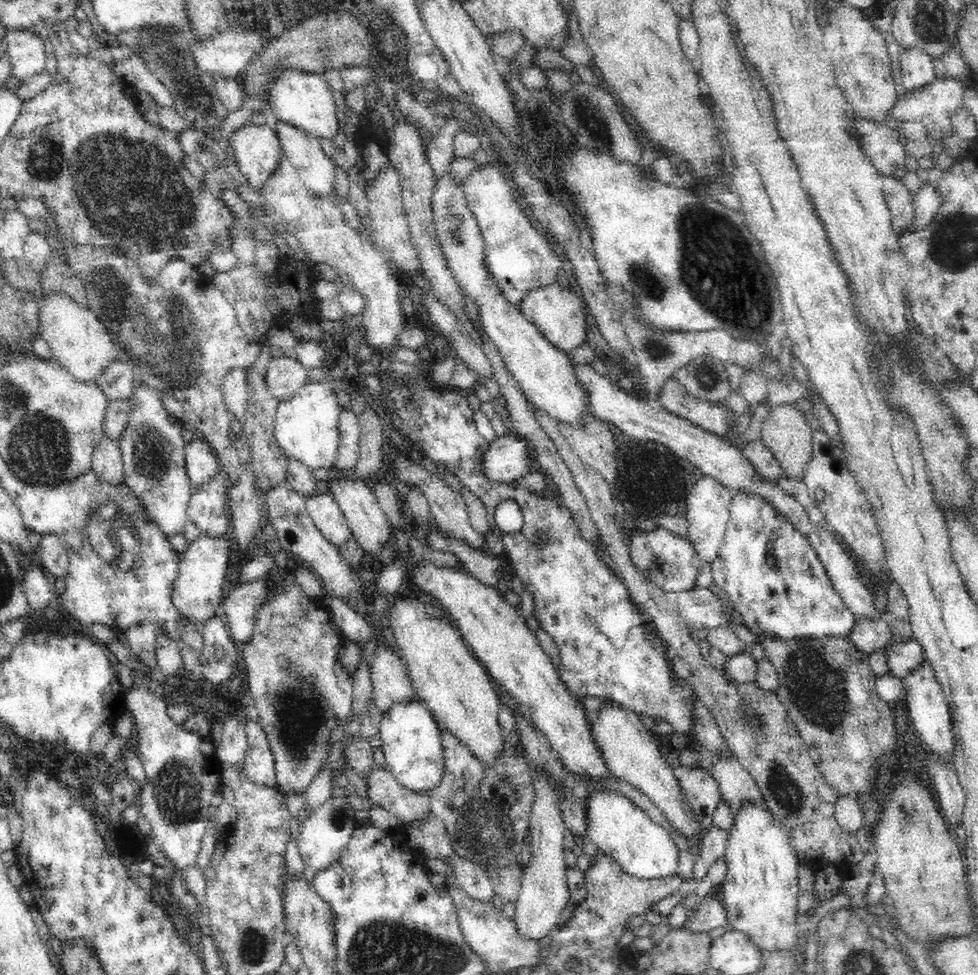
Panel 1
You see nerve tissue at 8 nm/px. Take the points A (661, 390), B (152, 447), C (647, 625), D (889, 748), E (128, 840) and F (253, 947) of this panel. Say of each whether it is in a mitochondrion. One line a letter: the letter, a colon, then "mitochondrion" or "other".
A: other
B: mitochondrion
C: other
D: other
E: other
F: mitochondrion

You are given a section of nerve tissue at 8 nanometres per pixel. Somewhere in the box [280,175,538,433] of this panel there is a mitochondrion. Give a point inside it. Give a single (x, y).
(454, 223)

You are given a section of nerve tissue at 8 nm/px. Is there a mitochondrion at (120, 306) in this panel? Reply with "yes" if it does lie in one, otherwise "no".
yes

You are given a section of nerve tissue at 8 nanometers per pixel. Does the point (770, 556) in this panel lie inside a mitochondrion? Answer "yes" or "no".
no

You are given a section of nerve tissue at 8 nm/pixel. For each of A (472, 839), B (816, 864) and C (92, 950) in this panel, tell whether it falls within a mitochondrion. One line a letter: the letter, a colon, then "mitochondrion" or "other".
A: mitochondrion
B: other
C: other

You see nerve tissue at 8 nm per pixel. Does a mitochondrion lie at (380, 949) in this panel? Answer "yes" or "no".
yes

